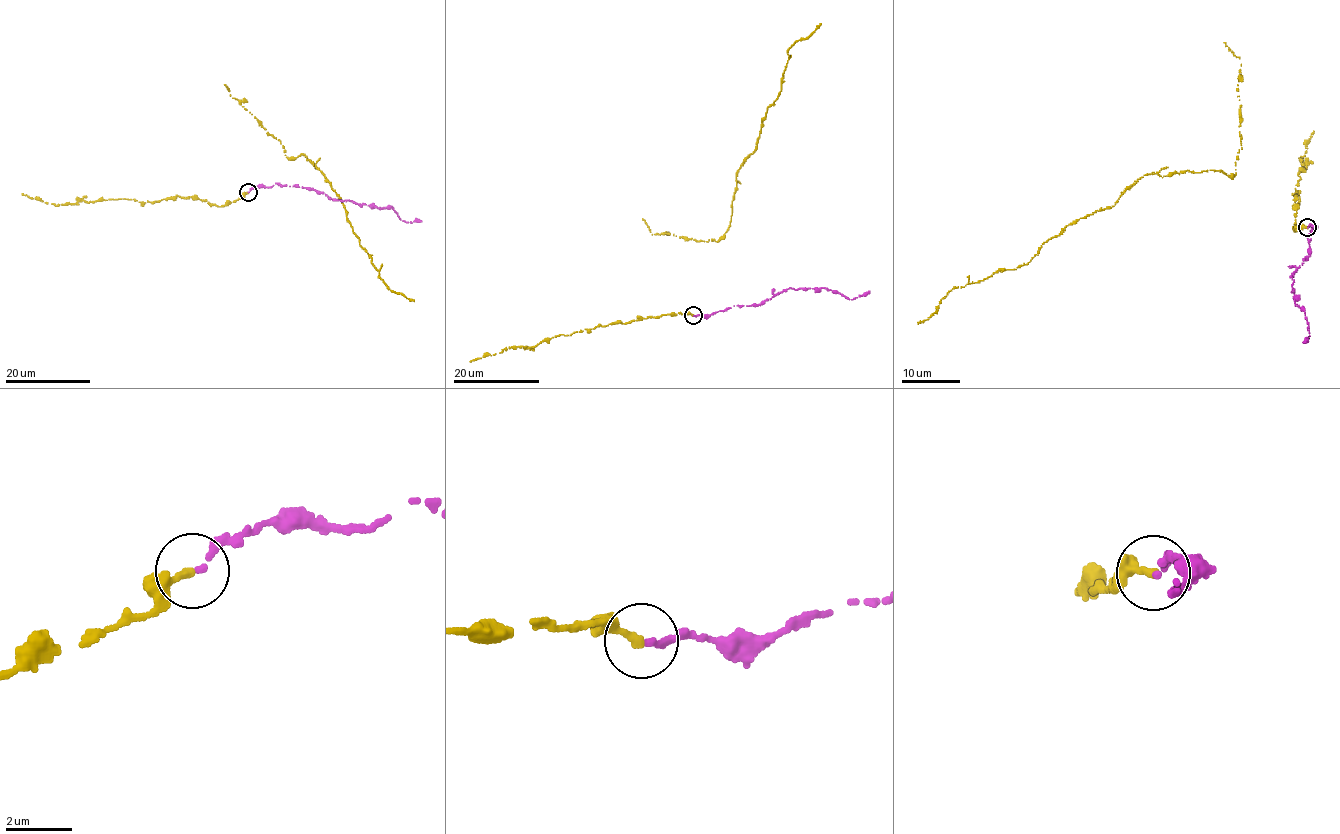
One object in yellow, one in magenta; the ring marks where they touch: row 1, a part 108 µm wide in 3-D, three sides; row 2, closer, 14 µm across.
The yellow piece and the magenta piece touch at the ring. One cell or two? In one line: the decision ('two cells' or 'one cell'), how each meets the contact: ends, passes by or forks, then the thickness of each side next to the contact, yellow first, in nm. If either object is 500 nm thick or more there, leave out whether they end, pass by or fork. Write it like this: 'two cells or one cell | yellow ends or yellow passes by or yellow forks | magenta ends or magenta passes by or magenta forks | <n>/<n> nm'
one cell | yellow ends | magenta ends | 260/190 nm

